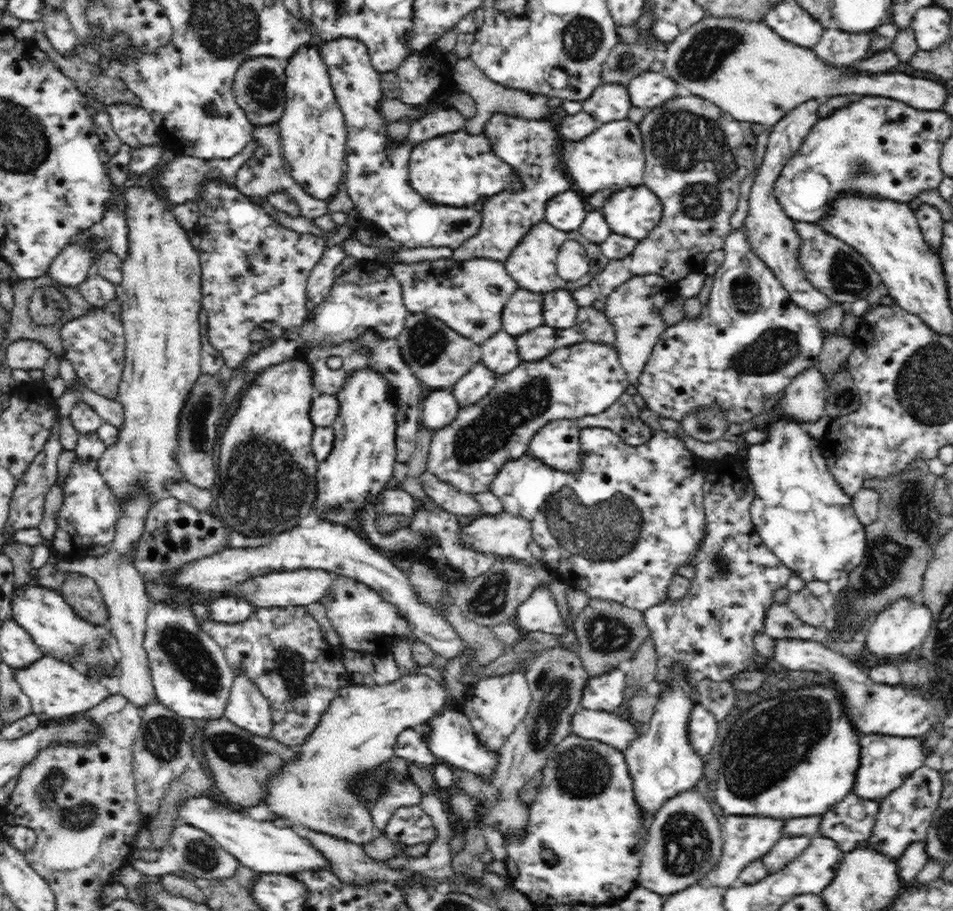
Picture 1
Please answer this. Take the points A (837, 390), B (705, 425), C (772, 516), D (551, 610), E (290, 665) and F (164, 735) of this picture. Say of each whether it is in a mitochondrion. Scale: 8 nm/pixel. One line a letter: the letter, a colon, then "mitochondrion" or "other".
A: mitochondrion
B: mitochondrion
C: other
D: other
E: mitochondrion
F: mitochondrion

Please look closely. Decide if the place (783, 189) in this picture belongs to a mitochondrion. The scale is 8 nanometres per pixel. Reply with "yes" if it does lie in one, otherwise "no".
no

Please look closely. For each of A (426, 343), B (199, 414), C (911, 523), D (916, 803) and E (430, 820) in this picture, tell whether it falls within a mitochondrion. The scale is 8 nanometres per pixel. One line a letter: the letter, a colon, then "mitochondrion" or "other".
A: mitochondrion
B: mitochondrion
C: mitochondrion
D: mitochondrion
E: other

